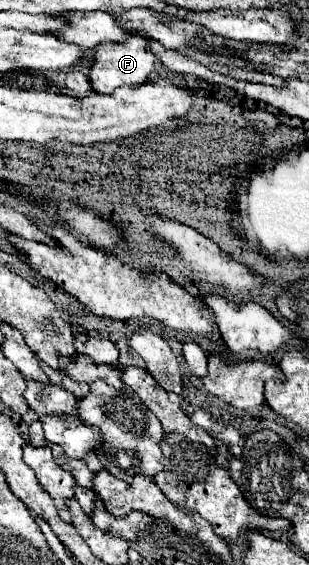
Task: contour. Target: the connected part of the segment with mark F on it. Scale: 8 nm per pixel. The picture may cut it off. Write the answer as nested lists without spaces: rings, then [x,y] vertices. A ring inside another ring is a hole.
[[[133,35],[123,43],[101,43],[95,51],[95,63],[89,73],[91,87],[101,95],[113,93],[117,87],[123,87],[123,85],[137,87],[147,81],[149,73],[153,71],[153,65],[155,65],[155,57],[153,53],[147,53],[147,43],[143,35]]]

